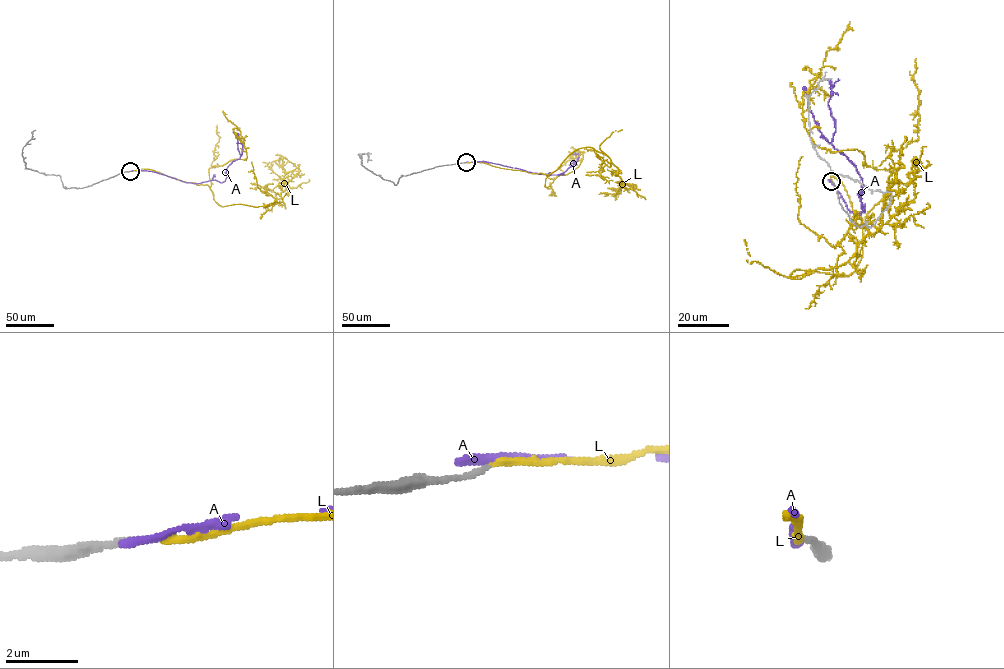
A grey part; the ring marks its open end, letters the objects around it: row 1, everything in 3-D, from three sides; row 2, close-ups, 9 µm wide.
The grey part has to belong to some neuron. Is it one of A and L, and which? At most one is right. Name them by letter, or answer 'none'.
L

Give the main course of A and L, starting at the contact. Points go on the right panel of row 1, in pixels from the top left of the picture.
A: (831, 181), (851, 212), (860, 213), (864, 204), (865, 211), (862, 178), (832, 144), (828, 101), (838, 78)
L: (831, 181), (862, 218), (862, 255), (848, 275), (795, 269), (792, 277), (844, 264), (890, 219), (892, 139)

